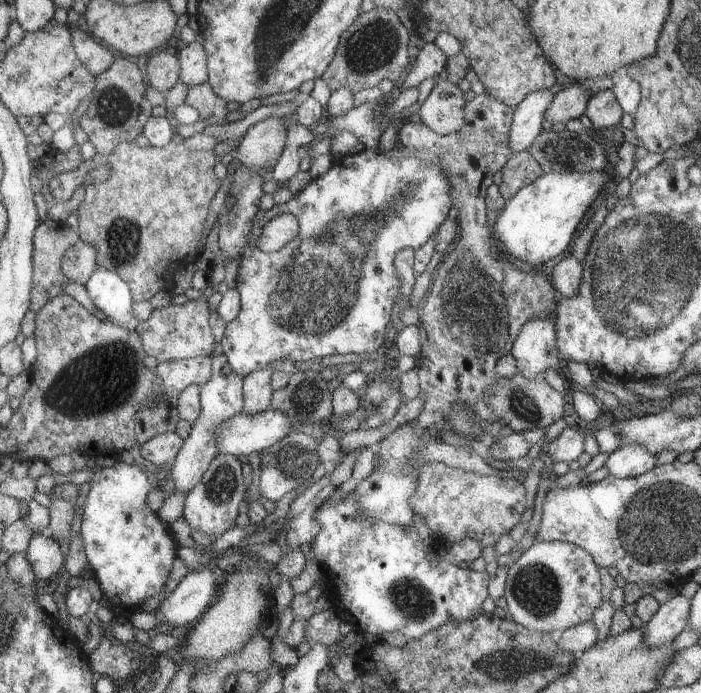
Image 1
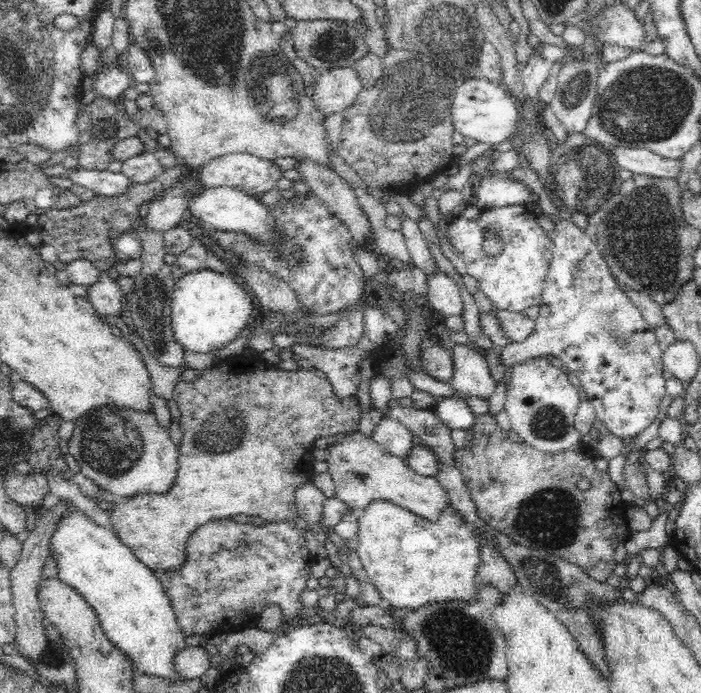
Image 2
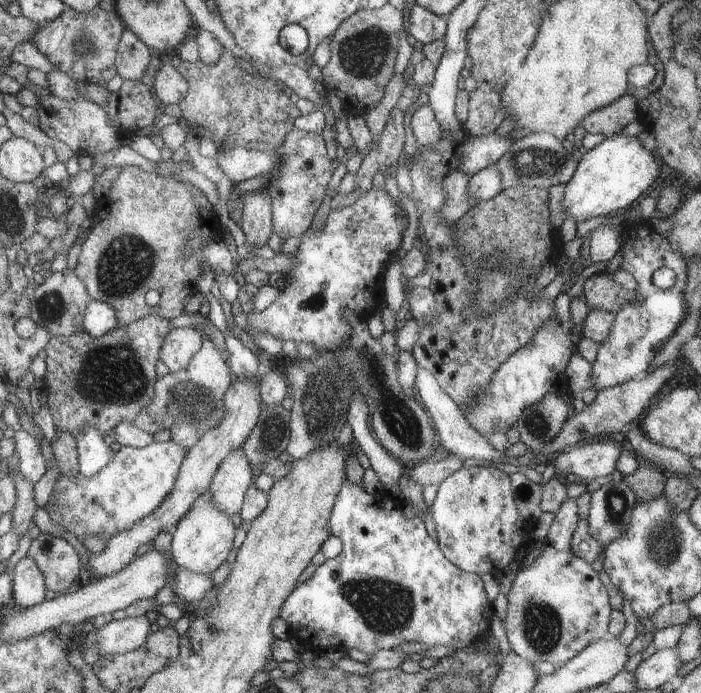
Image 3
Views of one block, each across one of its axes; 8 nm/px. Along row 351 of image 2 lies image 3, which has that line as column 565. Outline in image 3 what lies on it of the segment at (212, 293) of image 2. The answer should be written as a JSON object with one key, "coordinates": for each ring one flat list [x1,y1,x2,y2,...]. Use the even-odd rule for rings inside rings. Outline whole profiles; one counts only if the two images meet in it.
{"coordinates":[[617,134,602,140,592,150,581,151,582,158,577,163,574,176,566,184,564,195,559,197,567,216,574,218,576,223,596,216,608,216,610,212,632,206,632,202,638,200,658,176,658,162,643,146,638,135]]}

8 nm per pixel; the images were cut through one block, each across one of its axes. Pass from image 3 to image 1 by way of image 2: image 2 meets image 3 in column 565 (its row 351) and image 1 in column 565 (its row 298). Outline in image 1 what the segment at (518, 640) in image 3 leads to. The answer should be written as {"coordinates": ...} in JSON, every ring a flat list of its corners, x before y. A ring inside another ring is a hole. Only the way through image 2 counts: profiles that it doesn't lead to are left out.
{"coordinates":[[536,541,507,569,502,605,509,618,524,628,559,635,580,623,588,623,602,604,602,584,594,560,585,549,564,541]]}

